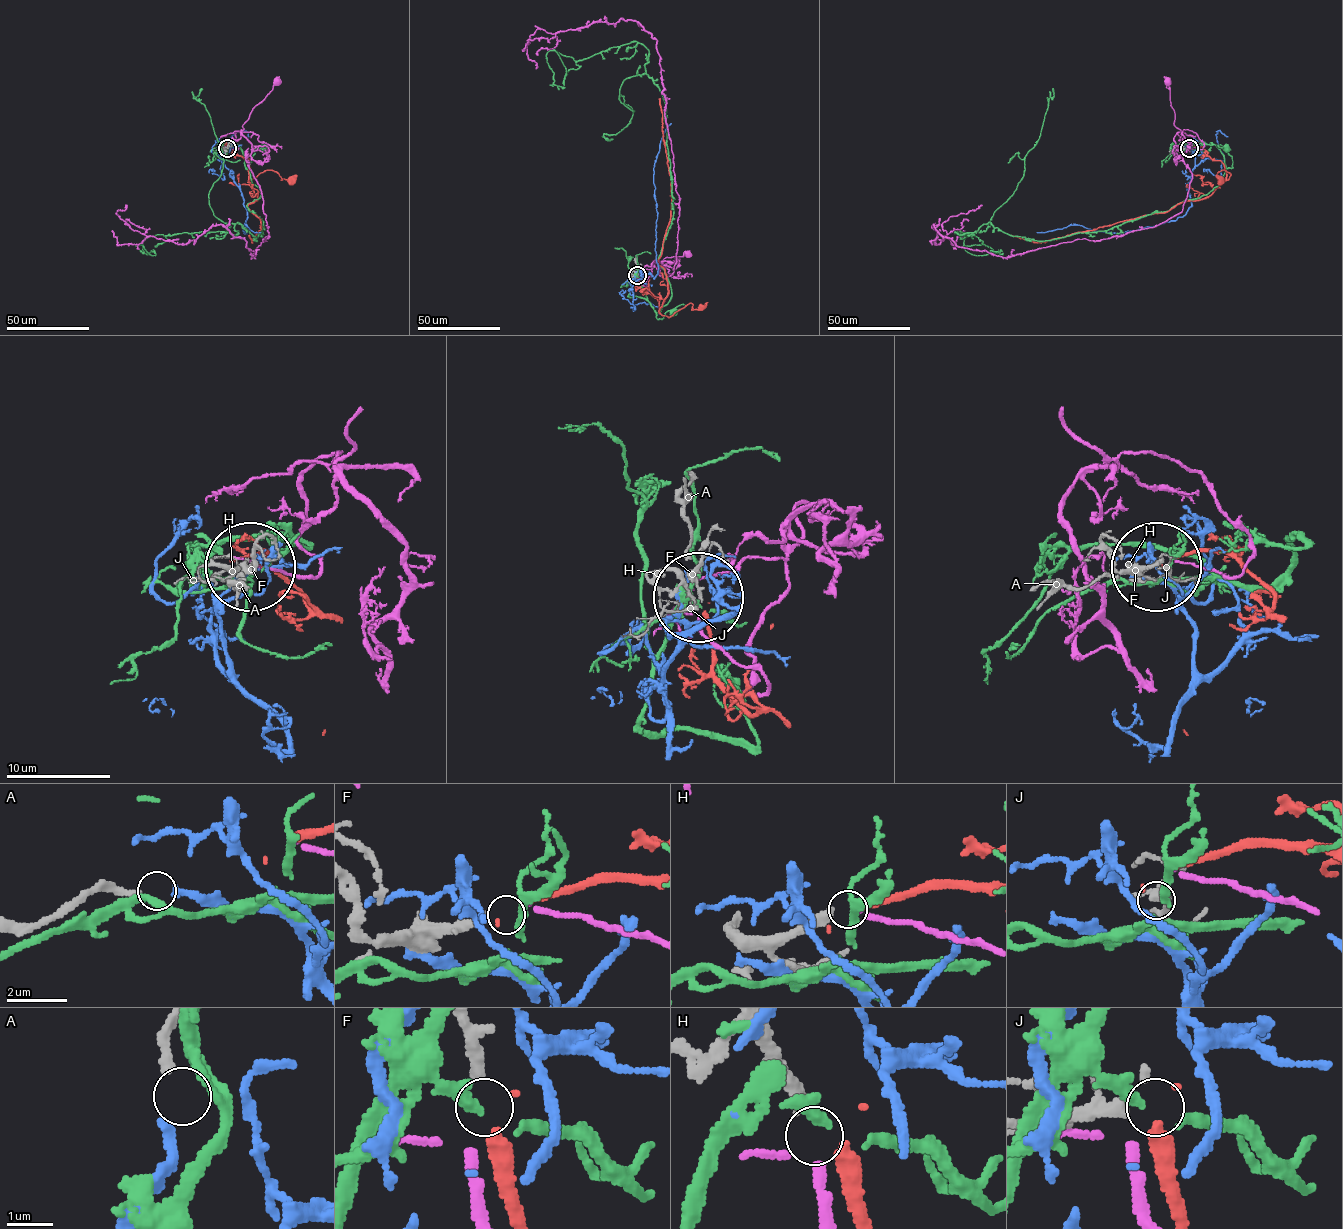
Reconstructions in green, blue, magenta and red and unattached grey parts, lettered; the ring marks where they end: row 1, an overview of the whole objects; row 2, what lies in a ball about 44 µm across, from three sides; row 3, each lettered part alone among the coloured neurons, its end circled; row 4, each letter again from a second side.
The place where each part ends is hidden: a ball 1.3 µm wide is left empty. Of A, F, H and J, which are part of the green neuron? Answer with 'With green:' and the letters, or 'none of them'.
With green: none of them

